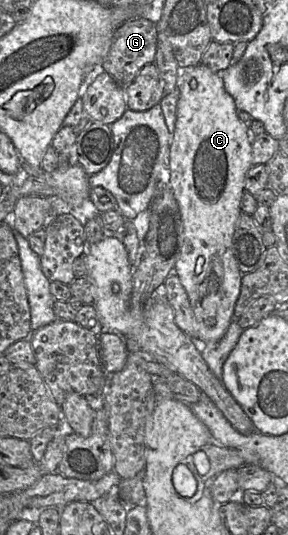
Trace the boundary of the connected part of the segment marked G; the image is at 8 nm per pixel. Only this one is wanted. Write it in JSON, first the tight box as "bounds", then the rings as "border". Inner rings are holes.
{"bounds":[102,18,156,87],"border":[[[133,18],[115,31],[102,69],[119,85],[126,87],[144,66],[154,63],[156,51],[156,23],[146,18]]]}

